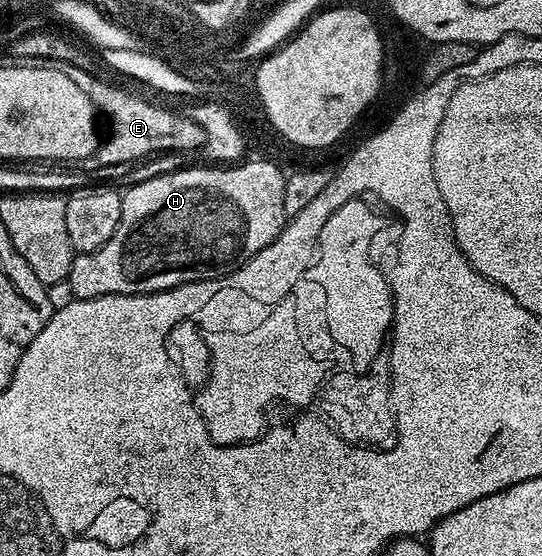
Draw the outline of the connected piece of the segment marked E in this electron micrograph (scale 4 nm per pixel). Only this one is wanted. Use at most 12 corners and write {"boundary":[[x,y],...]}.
{"boundary":[[64,60],[66,73],[101,112],[112,136],[94,152],[104,167],[155,151],[192,151],[200,130],[140,95],[111,87]]}

